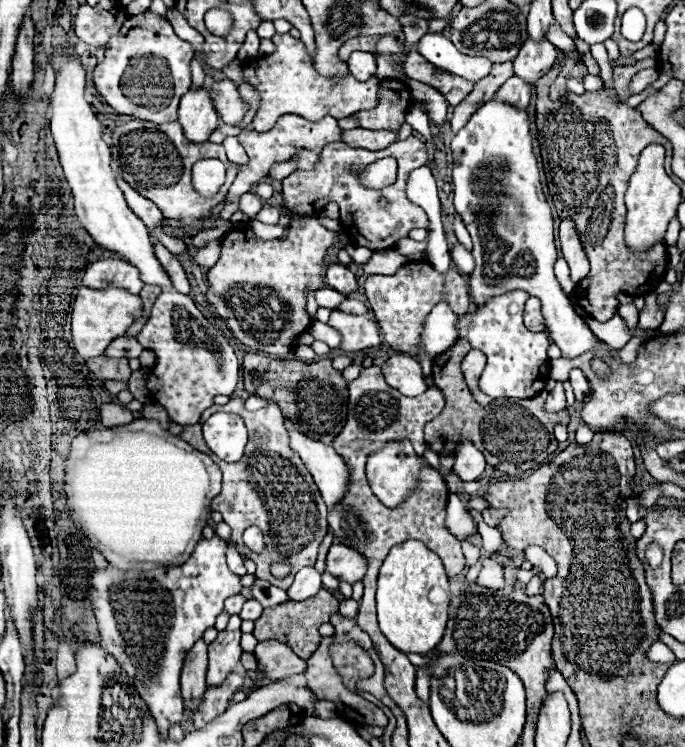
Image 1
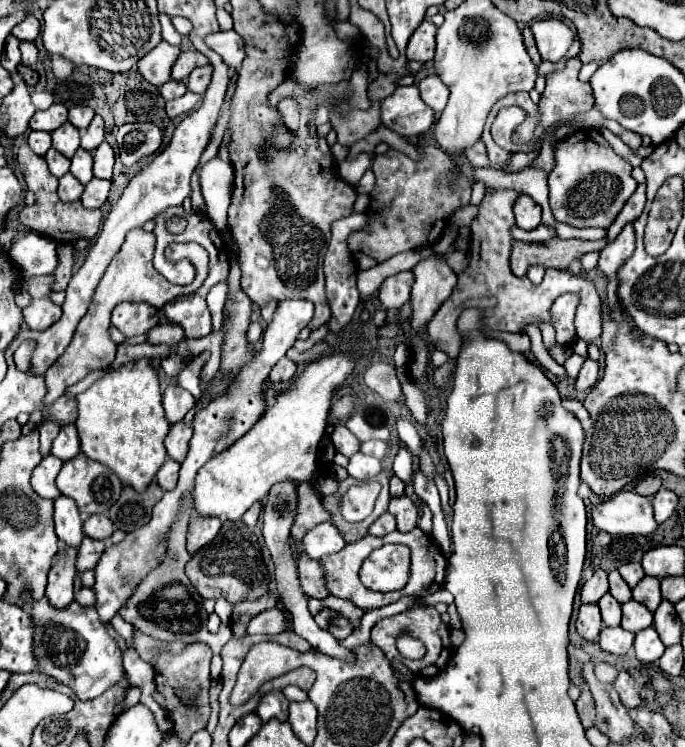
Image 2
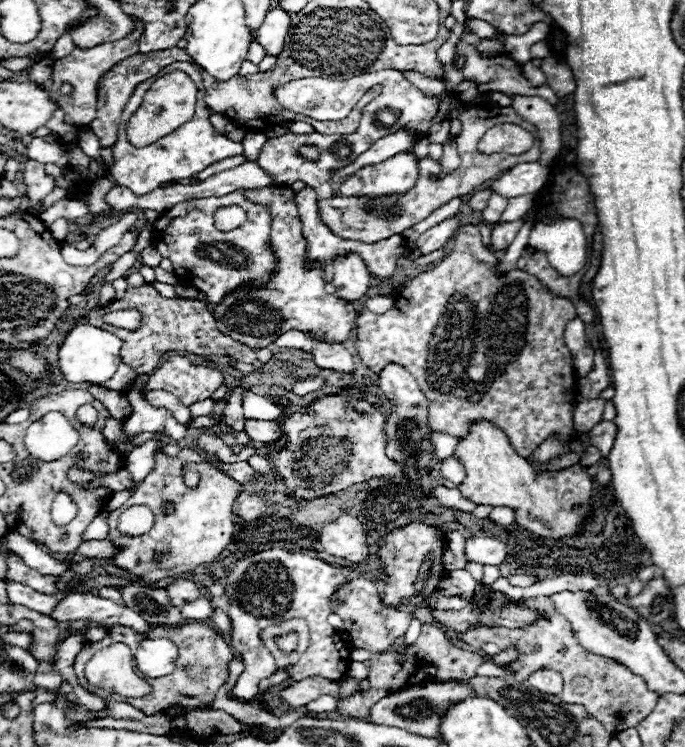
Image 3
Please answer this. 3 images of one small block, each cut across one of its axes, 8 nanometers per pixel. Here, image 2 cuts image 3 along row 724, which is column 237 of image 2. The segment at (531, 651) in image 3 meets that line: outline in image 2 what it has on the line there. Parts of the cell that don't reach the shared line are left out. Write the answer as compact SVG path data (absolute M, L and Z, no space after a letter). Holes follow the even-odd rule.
M268 592L264 598L258 598L256 602L238 602L232 610L232 618L230 618L230 628L234 632L234 636L244 636L246 634L246 624L250 622L250 618L254 618L256 614L274 608L276 606L278 596L274 592Z

